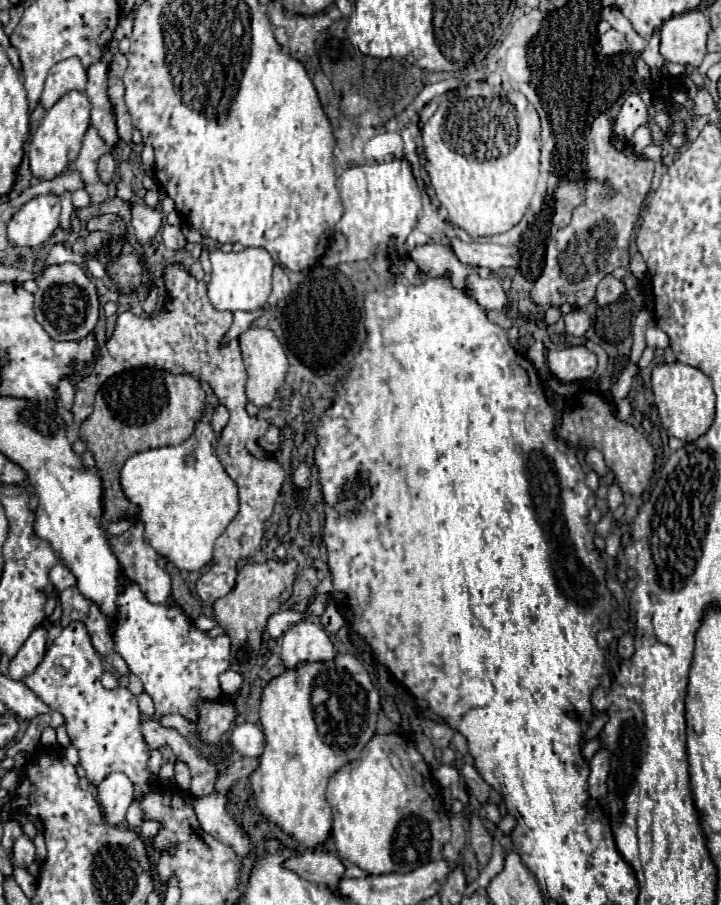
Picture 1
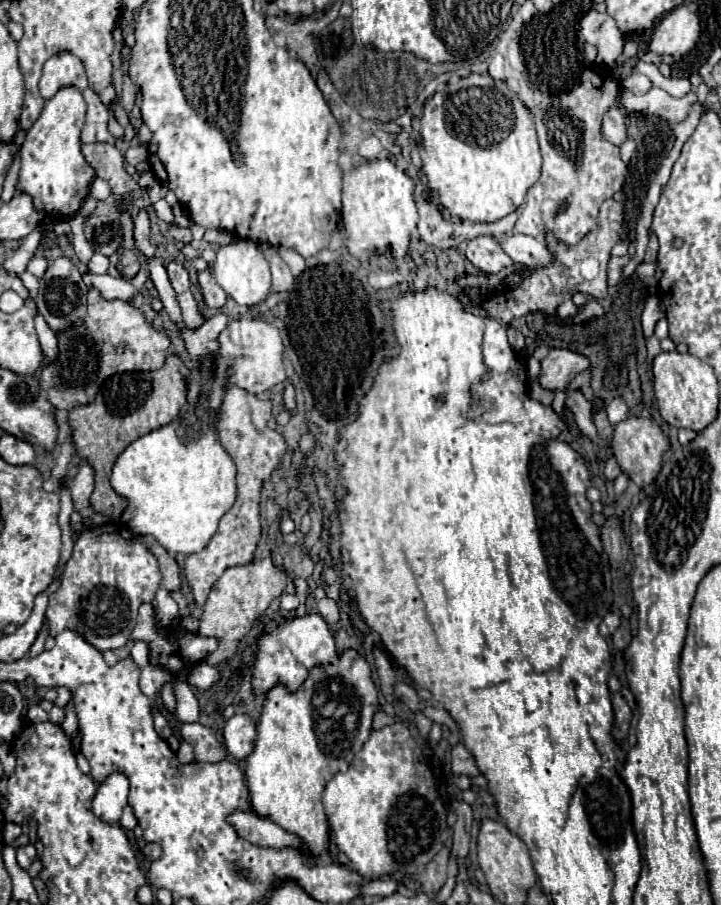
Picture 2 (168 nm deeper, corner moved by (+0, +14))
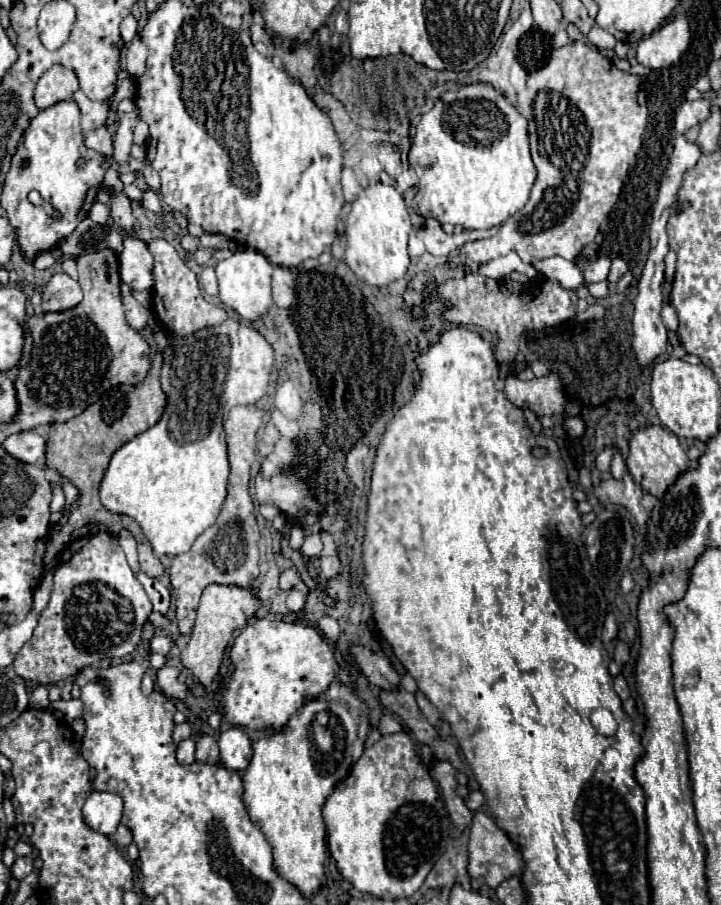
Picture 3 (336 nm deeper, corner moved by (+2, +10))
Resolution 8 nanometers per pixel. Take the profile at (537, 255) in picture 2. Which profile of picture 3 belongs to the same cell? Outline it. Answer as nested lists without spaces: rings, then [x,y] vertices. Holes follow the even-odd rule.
[[[551,256],[551,258],[545,258],[545,260],[535,260],[535,262],[531,262],[531,266],[537,272],[545,274],[547,280],[557,282],[563,288],[569,288],[569,290],[573,288],[575,290],[575,288],[583,286],[583,274],[581,274],[581,270],[573,262],[569,262],[565,258]]]

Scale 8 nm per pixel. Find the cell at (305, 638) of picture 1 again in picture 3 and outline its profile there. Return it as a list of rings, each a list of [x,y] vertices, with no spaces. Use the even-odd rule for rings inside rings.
[[[269,618],[251,620],[245,630],[241,630],[233,642],[231,660],[235,672],[223,692],[223,716],[233,726],[255,730],[263,726],[279,730],[279,726],[285,726],[287,718],[303,706],[303,702],[327,690],[337,670],[333,648],[315,628]]]

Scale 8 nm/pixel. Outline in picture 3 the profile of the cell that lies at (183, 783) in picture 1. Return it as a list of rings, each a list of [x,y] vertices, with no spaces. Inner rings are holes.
[[[187,738],[177,746],[177,762],[179,764],[193,764],[195,762],[195,740]]]

